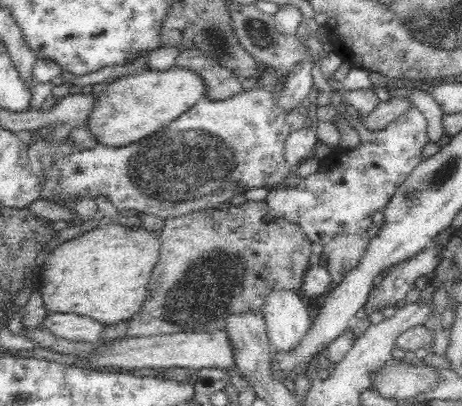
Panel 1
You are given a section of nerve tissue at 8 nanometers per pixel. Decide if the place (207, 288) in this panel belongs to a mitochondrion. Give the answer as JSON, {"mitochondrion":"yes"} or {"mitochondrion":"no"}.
{"mitochondrion":"yes"}

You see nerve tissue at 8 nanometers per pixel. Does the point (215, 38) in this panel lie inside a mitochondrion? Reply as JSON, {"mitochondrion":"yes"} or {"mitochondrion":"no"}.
{"mitochondrion":"yes"}

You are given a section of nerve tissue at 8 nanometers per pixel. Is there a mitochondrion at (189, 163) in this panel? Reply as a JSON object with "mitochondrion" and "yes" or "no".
{"mitochondrion":"yes"}

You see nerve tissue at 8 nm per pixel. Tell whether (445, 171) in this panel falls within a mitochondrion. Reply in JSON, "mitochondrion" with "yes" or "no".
{"mitochondrion":"yes"}

